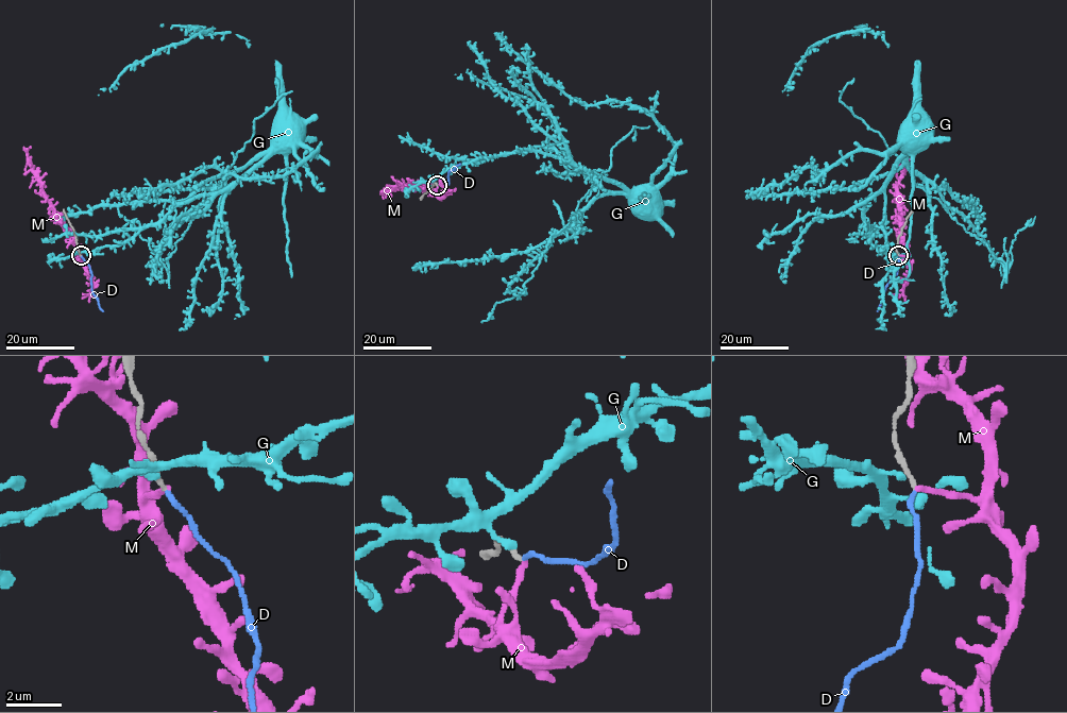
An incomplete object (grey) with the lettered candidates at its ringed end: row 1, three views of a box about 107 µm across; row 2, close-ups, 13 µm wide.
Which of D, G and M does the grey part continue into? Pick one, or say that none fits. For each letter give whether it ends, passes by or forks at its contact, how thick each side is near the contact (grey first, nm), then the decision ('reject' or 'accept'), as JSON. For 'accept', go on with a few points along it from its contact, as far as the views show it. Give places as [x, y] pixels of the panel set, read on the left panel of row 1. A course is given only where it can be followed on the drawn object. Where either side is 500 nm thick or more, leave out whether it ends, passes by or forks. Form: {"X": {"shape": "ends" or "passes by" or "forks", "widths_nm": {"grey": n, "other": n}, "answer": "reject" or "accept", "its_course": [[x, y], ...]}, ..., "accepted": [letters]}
{"D": {"shape": "ends", "widths_nm": {"grey": 170, "other": 160}, "answer": "accept", "its_course": [[80, 255], [88, 266], [91, 290], [103, 311]]}, "G": {"shape": "ends", "widths_nm": {"grey": 240, "other": 240}, "answer": "reject"}, "M": {"shape": "ends", "widths_nm": {"grey": 170, "other": 190}, "answer": "reject"}, "accepted": ["D"]}

